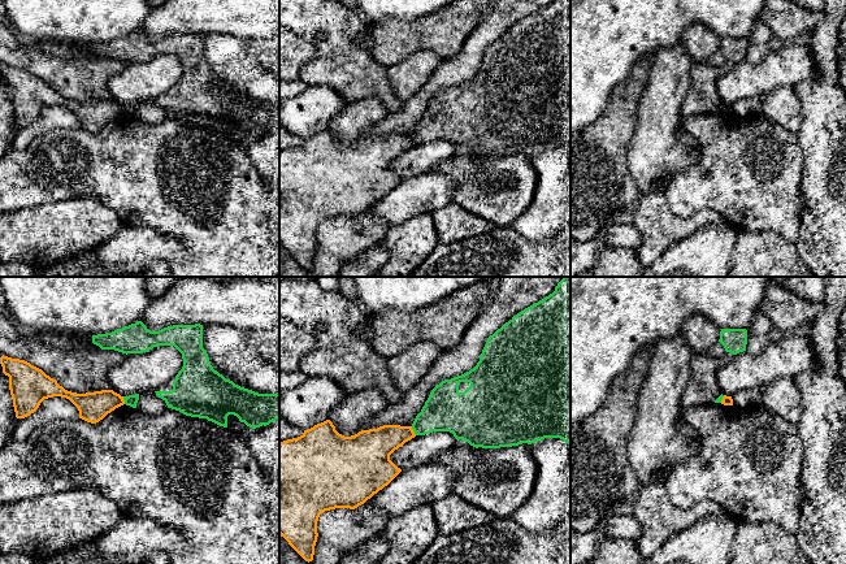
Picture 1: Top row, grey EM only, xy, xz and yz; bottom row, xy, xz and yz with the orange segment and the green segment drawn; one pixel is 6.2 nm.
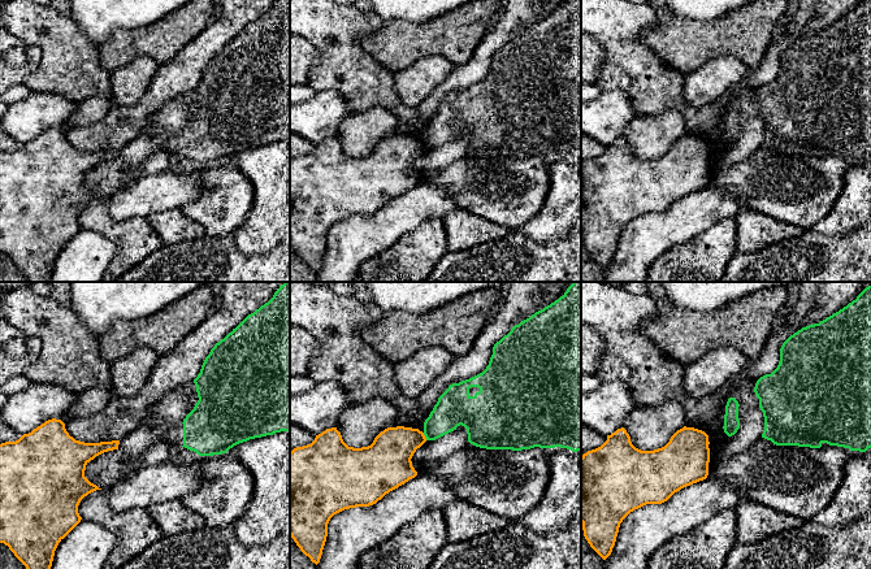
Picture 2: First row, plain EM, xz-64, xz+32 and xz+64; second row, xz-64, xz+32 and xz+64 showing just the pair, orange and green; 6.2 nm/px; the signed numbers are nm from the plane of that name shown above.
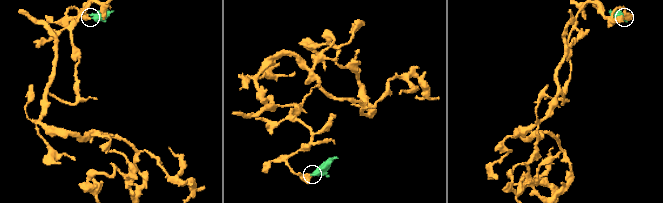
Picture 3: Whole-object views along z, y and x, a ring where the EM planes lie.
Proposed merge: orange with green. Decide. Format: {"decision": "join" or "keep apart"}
{"decision": "keep apart"}

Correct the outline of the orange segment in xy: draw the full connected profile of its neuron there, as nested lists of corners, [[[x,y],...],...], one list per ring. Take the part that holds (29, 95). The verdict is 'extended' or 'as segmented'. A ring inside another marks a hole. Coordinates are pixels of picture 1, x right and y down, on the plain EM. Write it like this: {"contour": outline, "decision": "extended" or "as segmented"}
{"contour": [[[8,65],[0,66],[3,82],[9,86],[9,99],[17,127],[34,122],[44,108],[69,108],[79,120],[79,127],[96,133],[125,113],[123,105],[113,99],[77,103],[65,99],[56,88],[30,71]]], "decision": "as segmented"}

